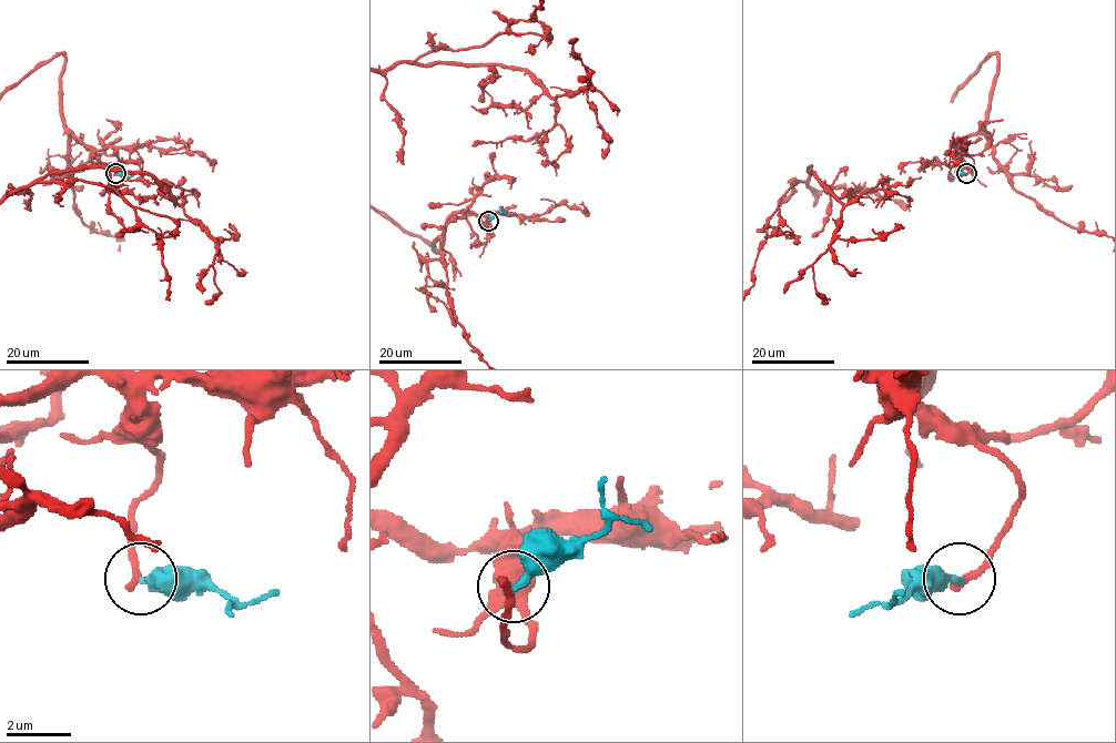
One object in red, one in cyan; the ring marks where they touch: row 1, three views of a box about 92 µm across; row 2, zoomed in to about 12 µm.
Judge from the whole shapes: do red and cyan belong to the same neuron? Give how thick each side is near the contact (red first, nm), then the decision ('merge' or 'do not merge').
240/320 nm | do not merge

